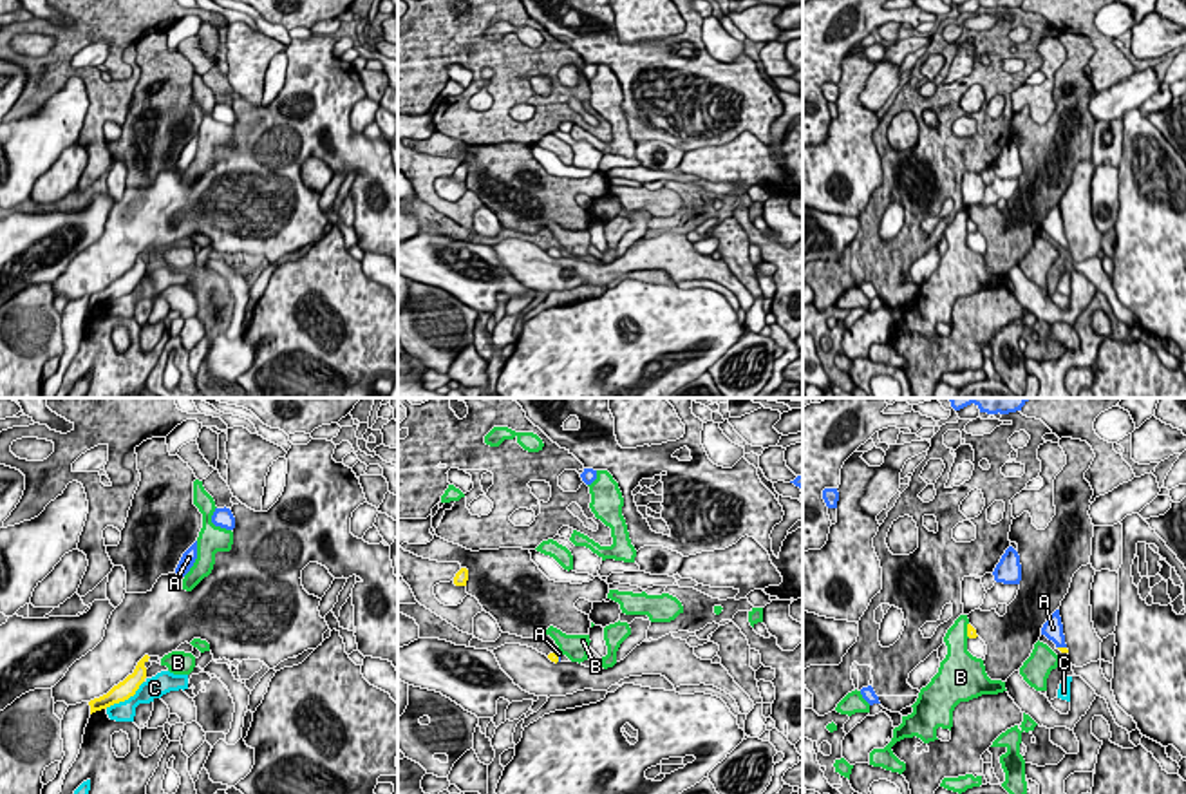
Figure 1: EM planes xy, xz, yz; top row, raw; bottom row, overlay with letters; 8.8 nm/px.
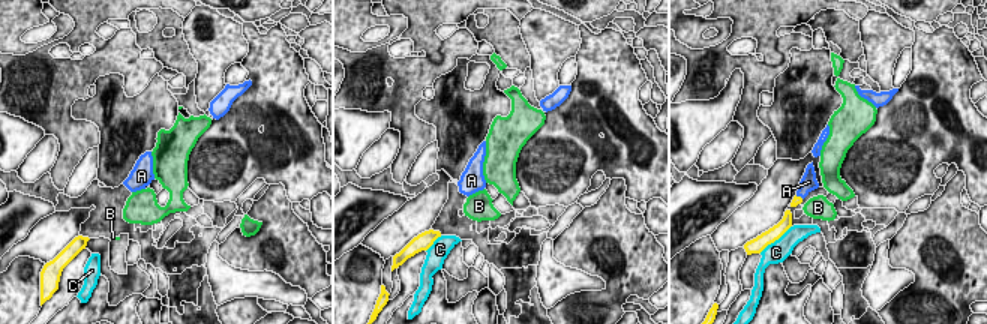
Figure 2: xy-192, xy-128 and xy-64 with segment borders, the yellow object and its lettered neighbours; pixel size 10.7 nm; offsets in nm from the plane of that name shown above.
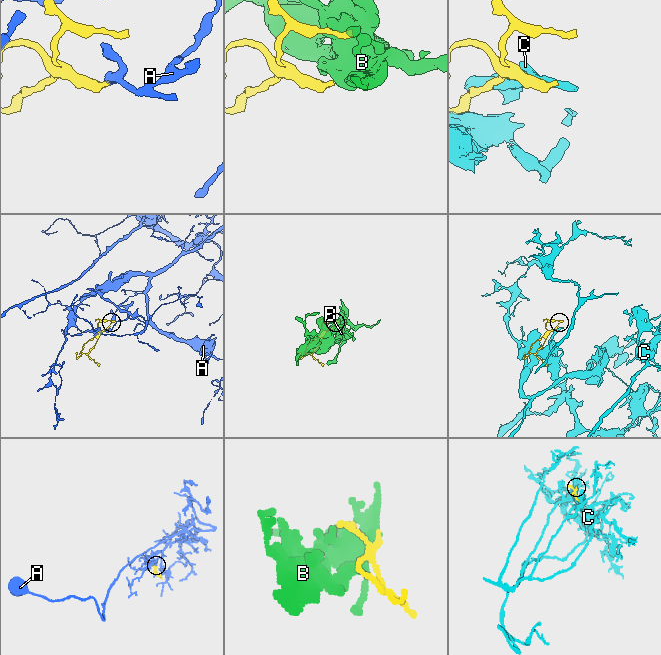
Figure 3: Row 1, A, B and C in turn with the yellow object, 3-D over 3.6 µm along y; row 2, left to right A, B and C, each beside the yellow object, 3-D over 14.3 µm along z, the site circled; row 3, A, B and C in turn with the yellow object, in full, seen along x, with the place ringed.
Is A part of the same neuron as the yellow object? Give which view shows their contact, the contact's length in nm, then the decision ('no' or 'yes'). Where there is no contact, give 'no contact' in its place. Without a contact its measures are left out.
xz | 80 nm | yes

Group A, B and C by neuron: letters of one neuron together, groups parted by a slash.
A / B / C

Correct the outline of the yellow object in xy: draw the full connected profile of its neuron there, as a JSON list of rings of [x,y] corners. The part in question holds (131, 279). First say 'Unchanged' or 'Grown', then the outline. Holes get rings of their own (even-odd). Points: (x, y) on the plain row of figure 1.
Unchanged. [[[145,250],[132,269],[128,269],[123,277],[119,277],[118,280],[114,280],[107,289],[94,293],[89,297],[90,300],[90,309],[101,304],[107,304],[114,298],[125,297],[130,291],[136,289],[136,286],[139,284],[139,280],[145,277],[146,273],[146,262],[145,259],[148,257],[148,250]]]

